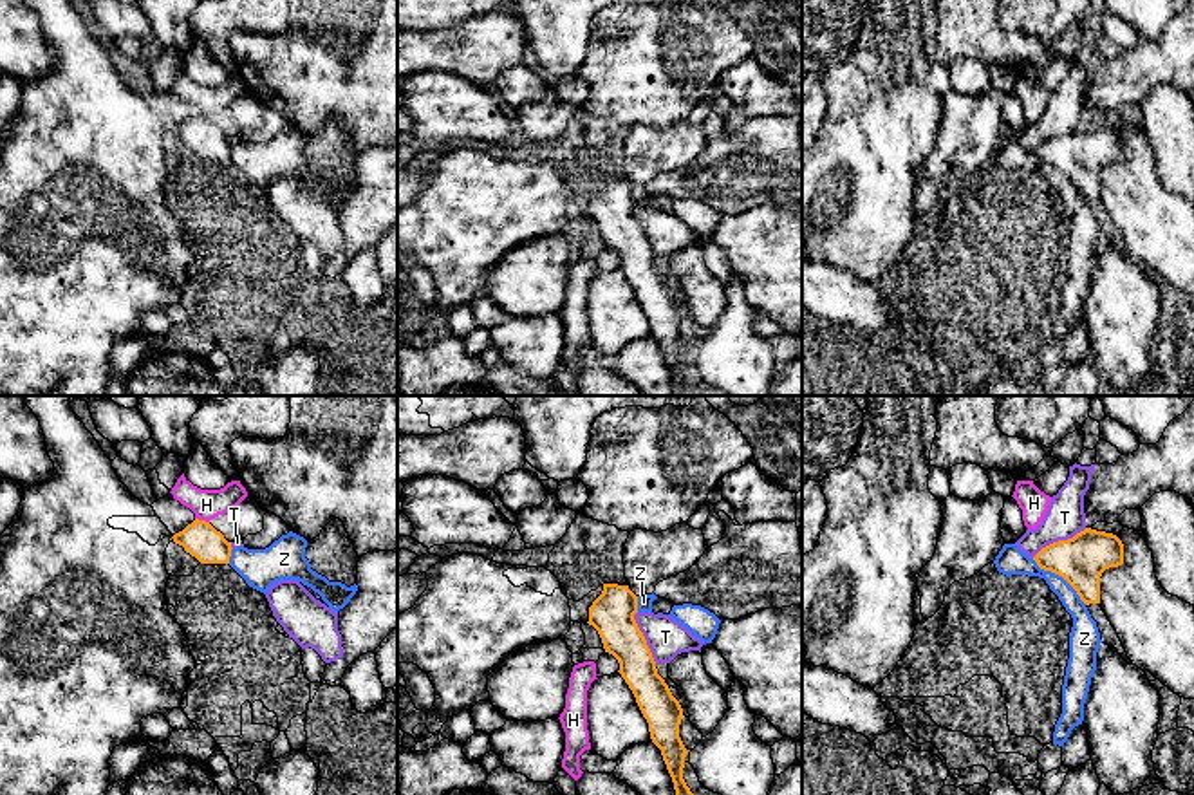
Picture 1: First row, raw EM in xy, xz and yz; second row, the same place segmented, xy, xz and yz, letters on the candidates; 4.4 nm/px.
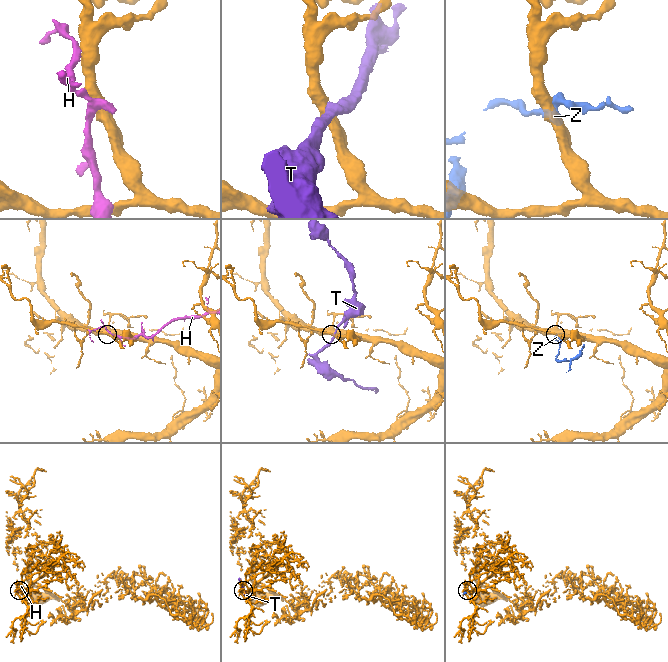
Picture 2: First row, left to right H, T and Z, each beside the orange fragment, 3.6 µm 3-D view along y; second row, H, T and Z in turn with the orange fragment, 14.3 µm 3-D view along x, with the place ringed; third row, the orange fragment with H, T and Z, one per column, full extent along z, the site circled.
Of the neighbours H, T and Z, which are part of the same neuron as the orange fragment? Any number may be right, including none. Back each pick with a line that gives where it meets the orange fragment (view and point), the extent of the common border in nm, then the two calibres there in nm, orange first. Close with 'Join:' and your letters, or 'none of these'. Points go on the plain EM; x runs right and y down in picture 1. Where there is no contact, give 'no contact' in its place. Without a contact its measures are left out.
Join: none of these

